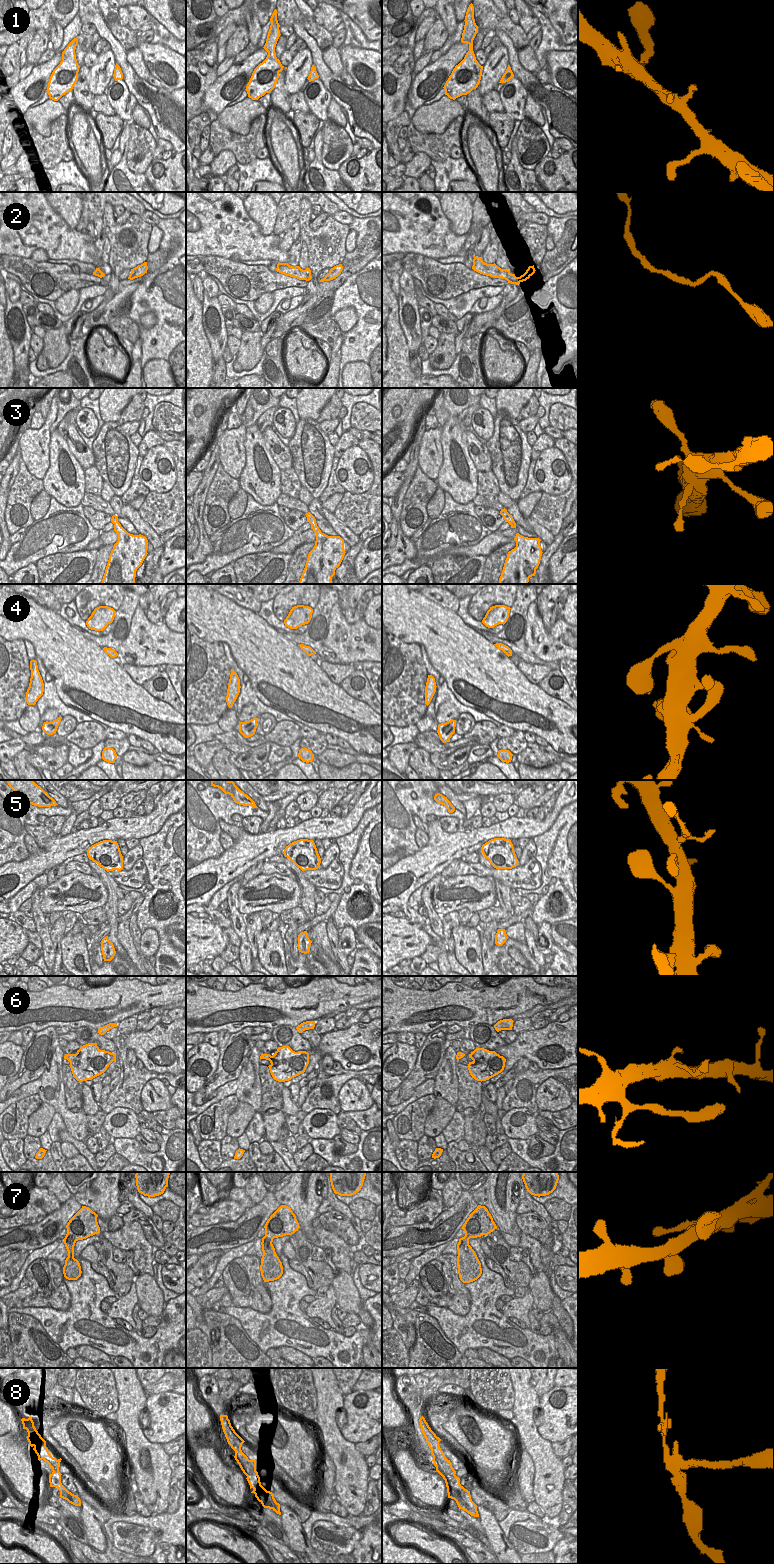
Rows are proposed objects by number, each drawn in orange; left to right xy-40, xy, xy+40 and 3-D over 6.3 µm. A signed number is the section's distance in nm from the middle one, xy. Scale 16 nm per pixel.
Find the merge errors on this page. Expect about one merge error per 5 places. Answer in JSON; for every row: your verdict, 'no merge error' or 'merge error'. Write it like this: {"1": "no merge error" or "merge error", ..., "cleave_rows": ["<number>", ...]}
{"1": "no merge error", "2": "no merge error", "3": "no merge error", "4": "no merge error", "5": "merge error", "6": "no merge error", "7": "no merge error", "8": "merge error", "cleave_rows": ["5", "8"]}

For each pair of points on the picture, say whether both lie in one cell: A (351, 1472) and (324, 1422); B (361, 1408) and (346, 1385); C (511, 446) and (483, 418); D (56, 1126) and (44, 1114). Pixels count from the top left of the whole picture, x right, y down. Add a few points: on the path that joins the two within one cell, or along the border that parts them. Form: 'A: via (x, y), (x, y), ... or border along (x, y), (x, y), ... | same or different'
A: via (347, 1460), (344, 1454), (331, 1441), (329, 1434) | same
B: border along (352, 1391), (344, 1396) | different
C: border along (494, 419), (494, 432), (486, 441) | different
D: border along (55, 1112), (46, 1130) | different

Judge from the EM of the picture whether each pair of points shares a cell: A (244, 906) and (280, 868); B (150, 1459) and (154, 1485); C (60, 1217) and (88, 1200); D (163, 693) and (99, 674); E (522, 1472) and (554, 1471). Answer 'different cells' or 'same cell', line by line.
A: different cells
B: same cell
C: different cells
D: different cells
E: different cells

